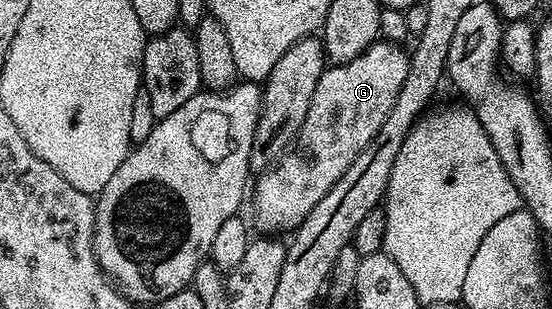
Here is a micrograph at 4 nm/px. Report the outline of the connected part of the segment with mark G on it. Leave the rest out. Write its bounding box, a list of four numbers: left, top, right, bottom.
[252,39,410,235]

